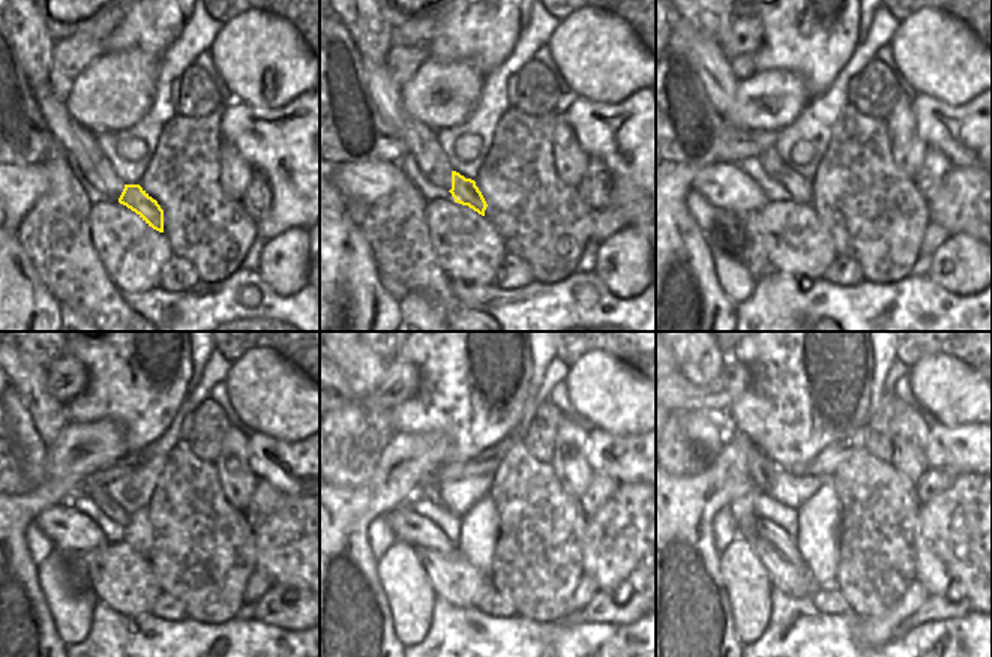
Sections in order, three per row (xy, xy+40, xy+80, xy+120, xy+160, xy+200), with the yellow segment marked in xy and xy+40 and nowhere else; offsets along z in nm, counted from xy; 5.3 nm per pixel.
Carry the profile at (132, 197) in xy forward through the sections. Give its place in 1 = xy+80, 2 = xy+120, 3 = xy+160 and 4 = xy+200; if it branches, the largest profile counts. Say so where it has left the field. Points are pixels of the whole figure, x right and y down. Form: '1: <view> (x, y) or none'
1: xy+80 (800, 189)
2: xy+120 (113, 510)
3: xy+160 (429, 483)
4: xy+200 (761, 470)

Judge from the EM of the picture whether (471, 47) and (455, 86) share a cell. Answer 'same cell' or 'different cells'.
different cells

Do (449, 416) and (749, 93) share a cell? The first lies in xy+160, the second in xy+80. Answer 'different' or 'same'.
different

